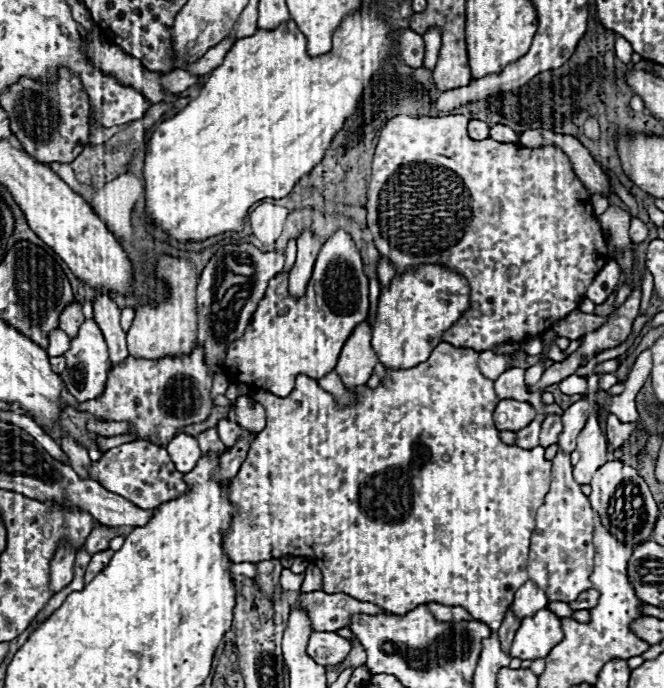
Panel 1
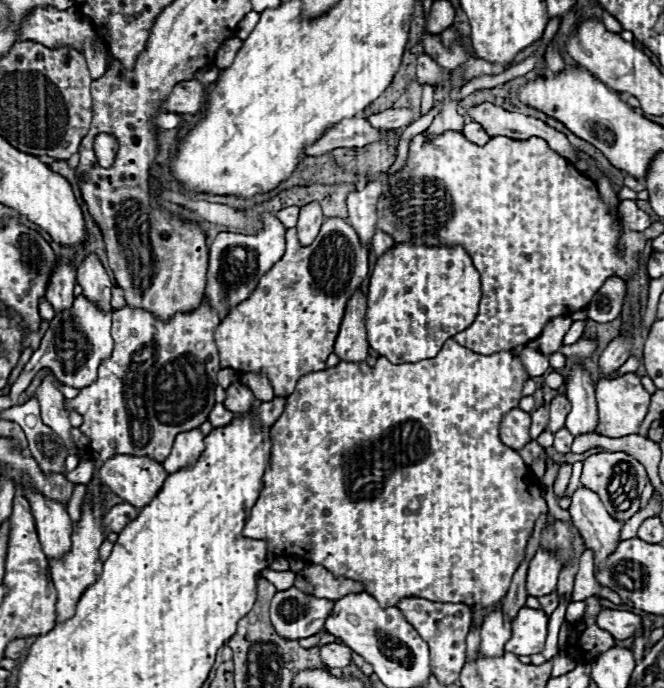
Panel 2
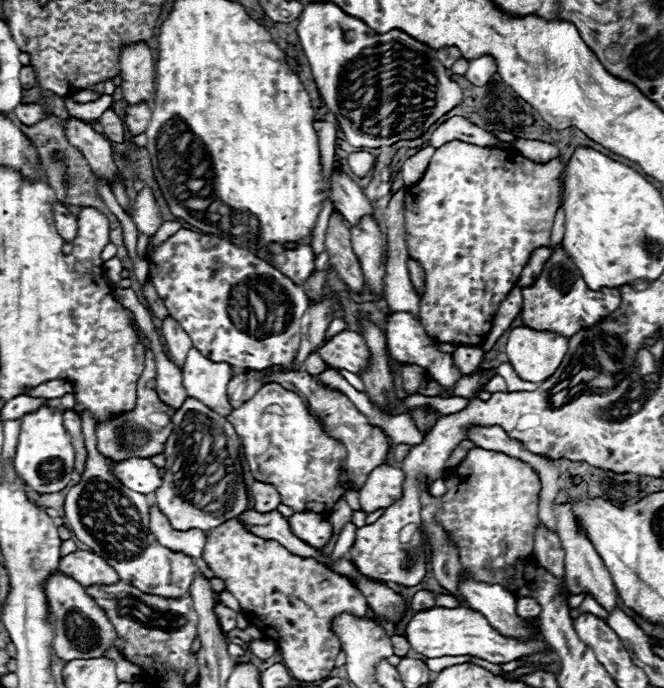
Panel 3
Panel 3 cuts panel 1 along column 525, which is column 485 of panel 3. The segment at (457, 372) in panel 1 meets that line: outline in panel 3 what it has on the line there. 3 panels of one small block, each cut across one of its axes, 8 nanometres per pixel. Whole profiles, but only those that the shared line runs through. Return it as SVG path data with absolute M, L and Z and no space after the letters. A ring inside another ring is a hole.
M476 447L460 460L456 468L448 468L442 480L448 494L440 498L440 510L434 518L456 544L462 566L476 582L500 584L506 588L506 568L492 574L488 564L502 554L502 542L506 542L506 566L514 566L532 552L540 500L540 480L536 472L530 464L518 458Z

